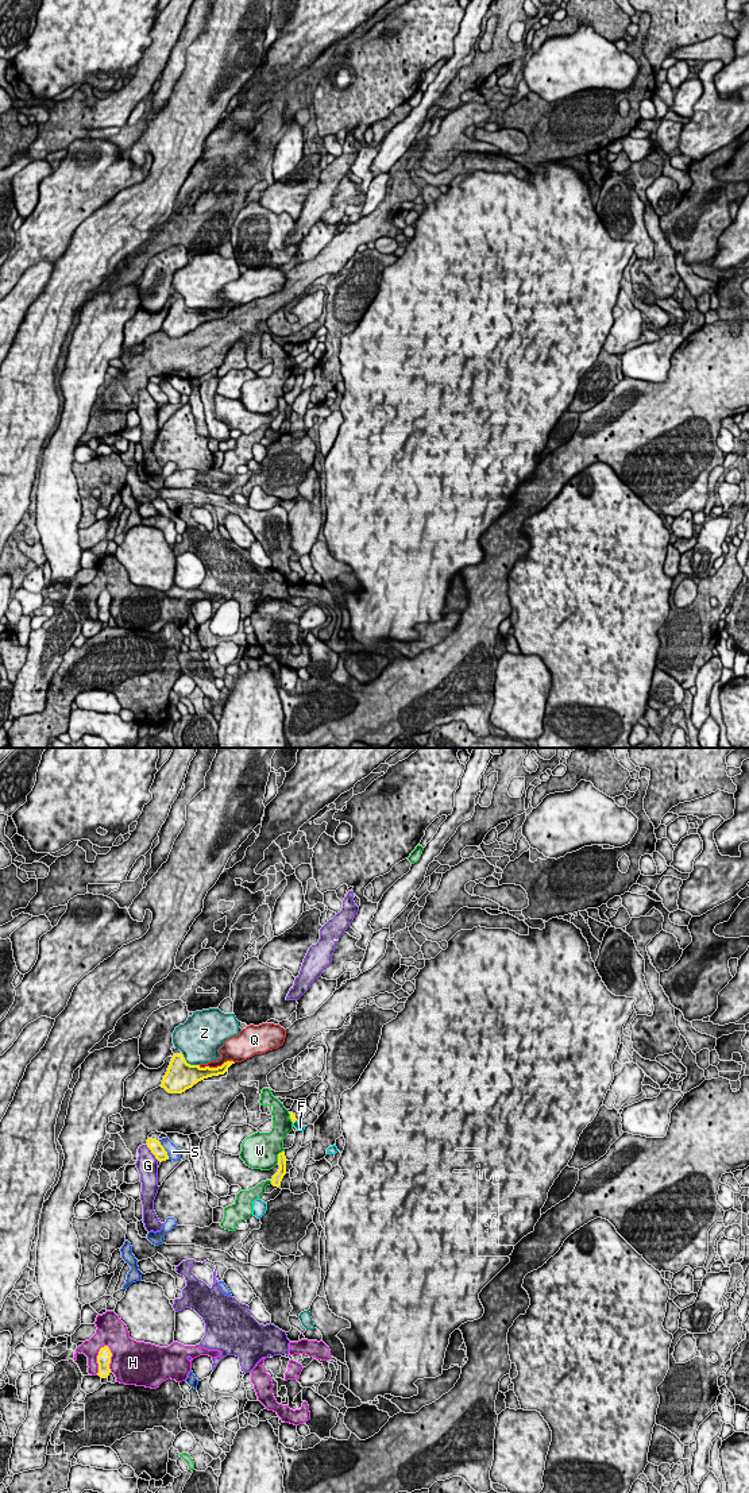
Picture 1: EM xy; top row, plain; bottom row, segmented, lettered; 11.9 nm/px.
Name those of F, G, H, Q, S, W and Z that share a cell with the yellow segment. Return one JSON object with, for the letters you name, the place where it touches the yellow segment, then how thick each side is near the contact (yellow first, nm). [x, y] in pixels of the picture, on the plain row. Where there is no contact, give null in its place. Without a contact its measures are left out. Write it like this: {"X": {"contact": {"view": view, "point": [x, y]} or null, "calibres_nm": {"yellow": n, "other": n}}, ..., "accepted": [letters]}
{"accepted": []}

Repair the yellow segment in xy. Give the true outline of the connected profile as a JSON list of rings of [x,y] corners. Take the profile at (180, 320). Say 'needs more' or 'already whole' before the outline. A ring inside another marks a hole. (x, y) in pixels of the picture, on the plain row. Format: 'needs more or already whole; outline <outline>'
already whole; outline [[[182,297],[174,298],[161,331],[169,337],[182,337],[204,323],[224,319],[232,308],[235,306],[227,305],[217,312],[201,312],[188,308]]]

